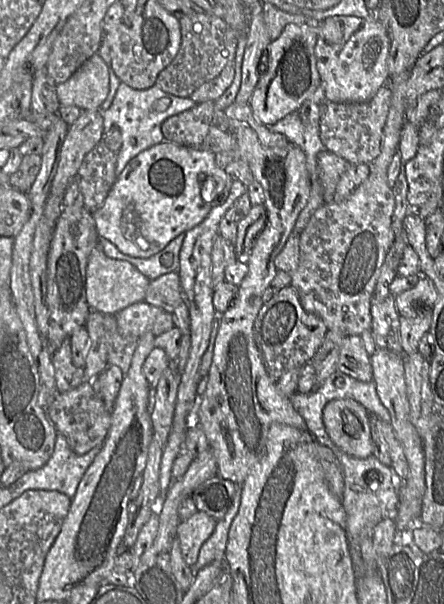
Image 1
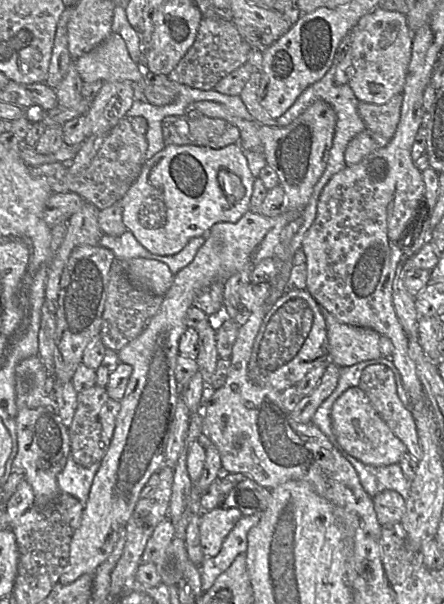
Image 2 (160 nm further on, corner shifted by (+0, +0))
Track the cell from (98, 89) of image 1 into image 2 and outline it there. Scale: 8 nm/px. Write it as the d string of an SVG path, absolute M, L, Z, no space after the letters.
M112 32L103 42L76 61L76 70L84 83L98 80L137 83L147 74L142 65L131 58L124 39Z

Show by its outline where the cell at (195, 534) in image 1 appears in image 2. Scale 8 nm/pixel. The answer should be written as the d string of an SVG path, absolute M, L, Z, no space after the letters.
M219 506L200 514L199 535L204 557L216 556L235 524L243 517L237 508Z

